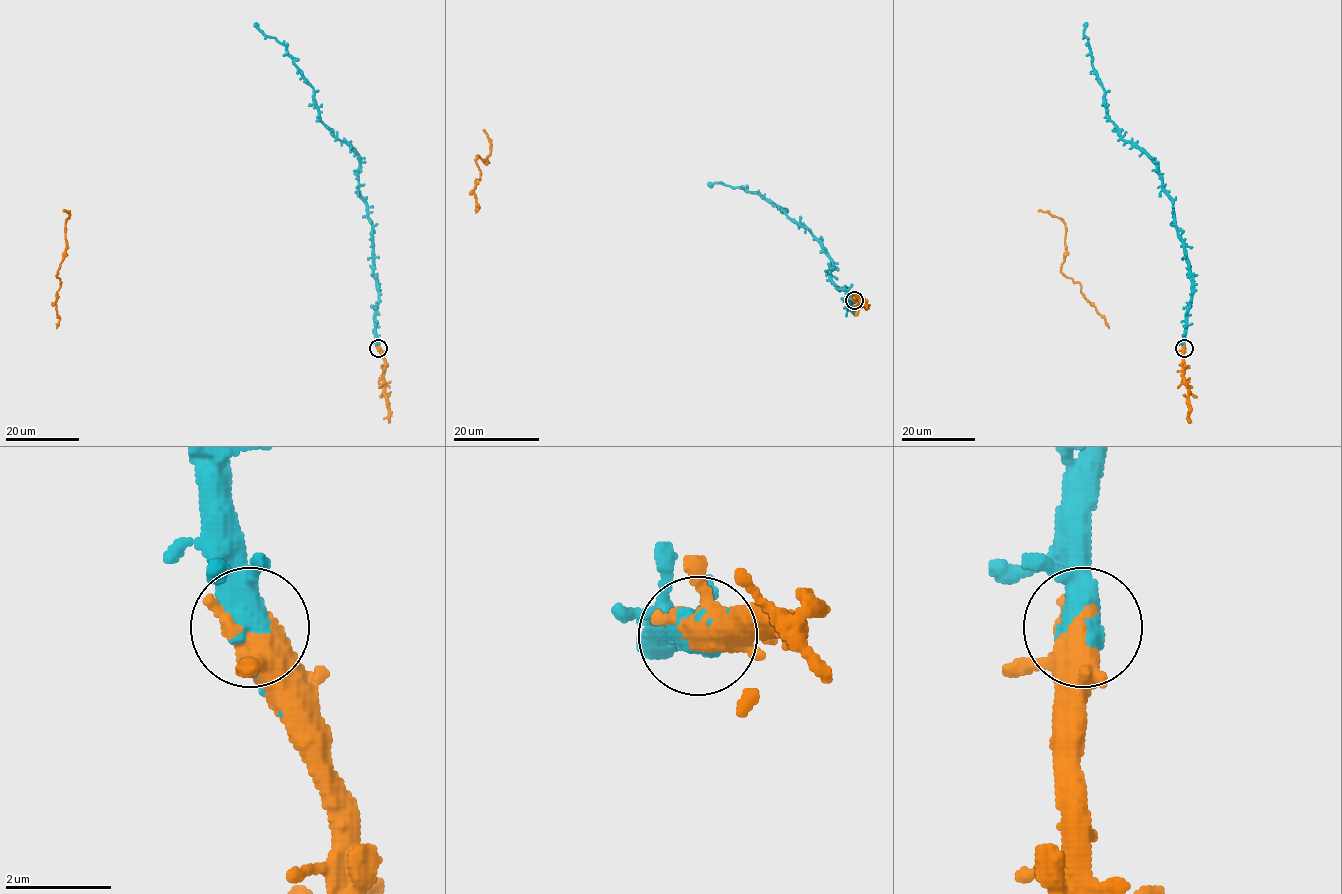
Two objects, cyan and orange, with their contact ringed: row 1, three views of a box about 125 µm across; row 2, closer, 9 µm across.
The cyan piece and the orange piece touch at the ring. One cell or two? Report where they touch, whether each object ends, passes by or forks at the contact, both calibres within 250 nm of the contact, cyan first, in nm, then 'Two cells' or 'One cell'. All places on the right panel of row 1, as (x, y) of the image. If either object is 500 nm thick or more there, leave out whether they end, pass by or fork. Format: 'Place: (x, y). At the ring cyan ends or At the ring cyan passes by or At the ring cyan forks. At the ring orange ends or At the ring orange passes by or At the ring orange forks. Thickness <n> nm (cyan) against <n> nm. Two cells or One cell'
Place: (1184, 348). Thickness 550 nm (cyan) against 360 nm. One cell

